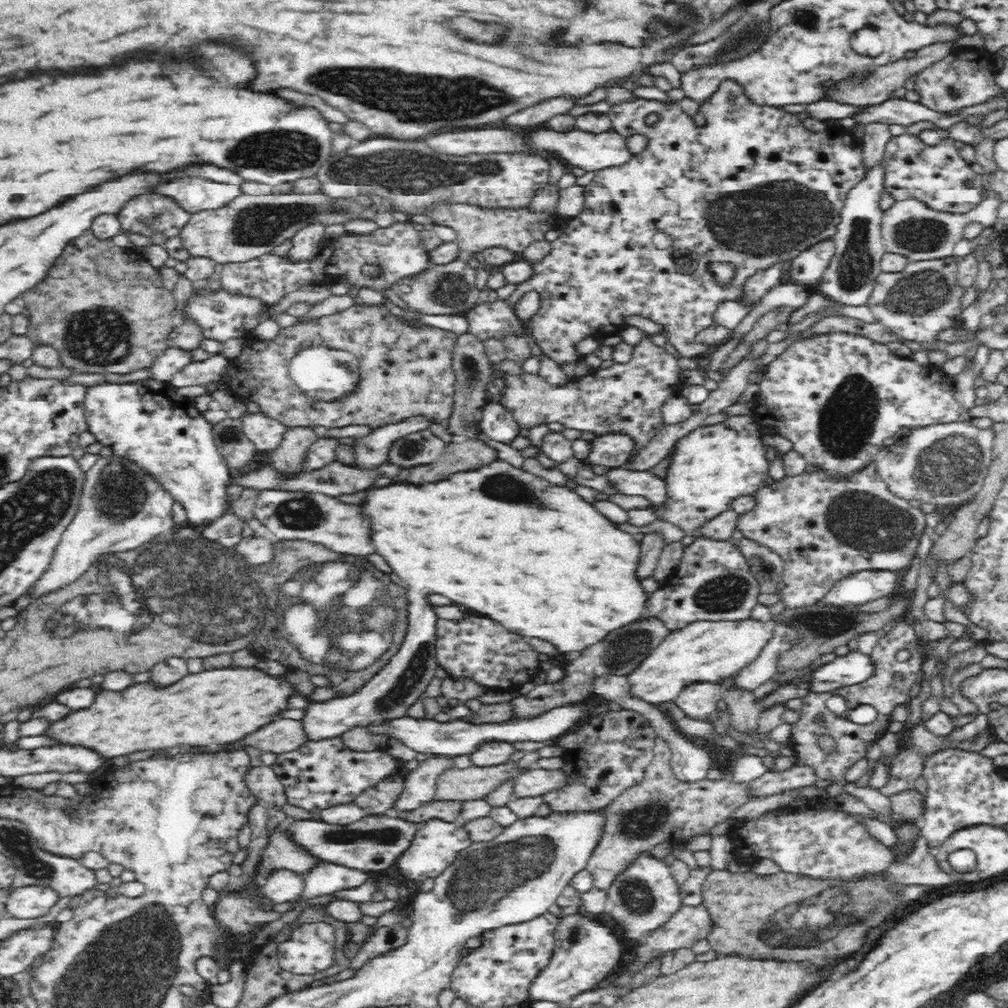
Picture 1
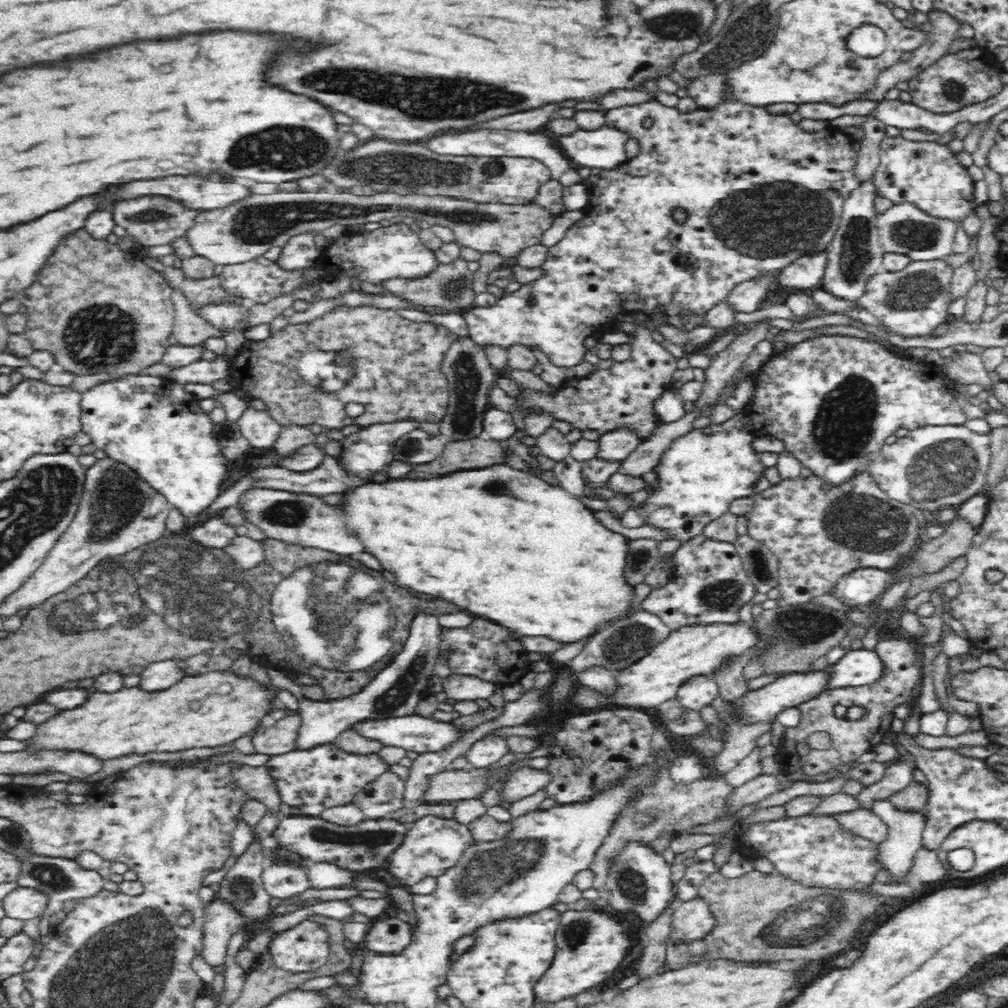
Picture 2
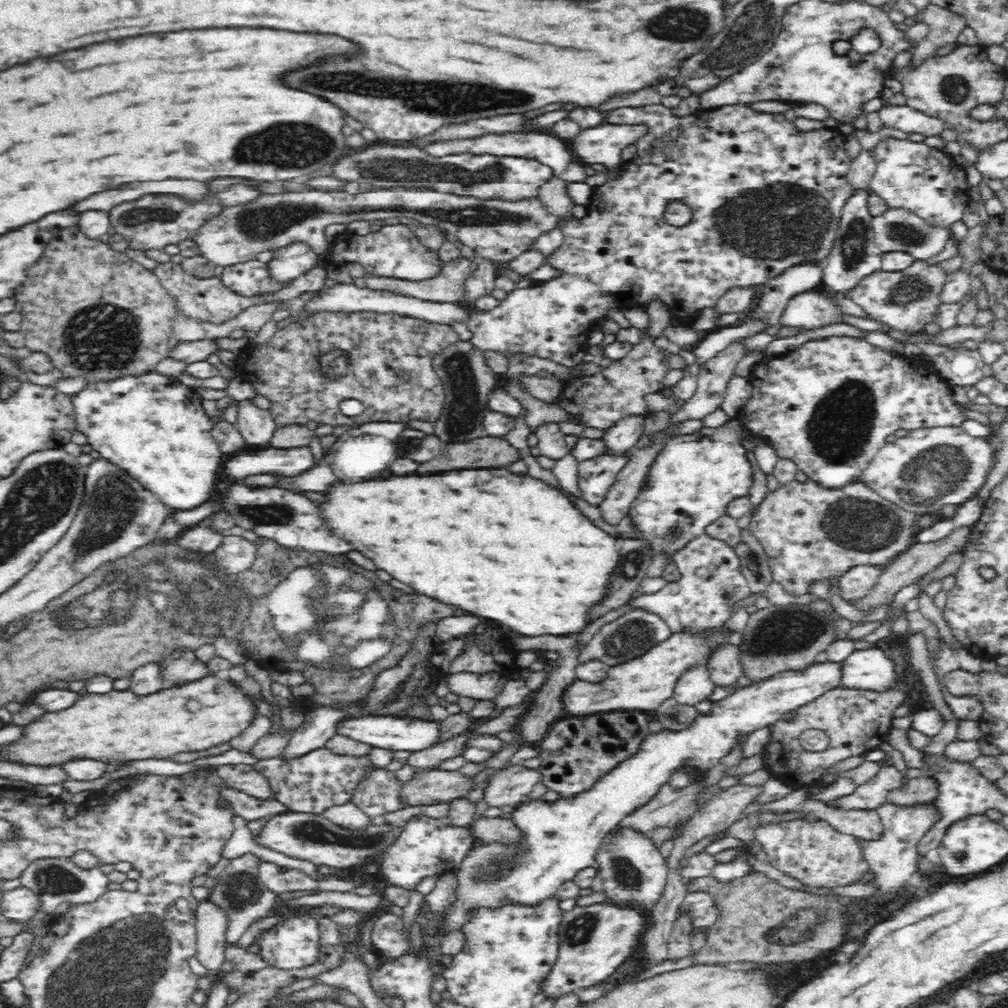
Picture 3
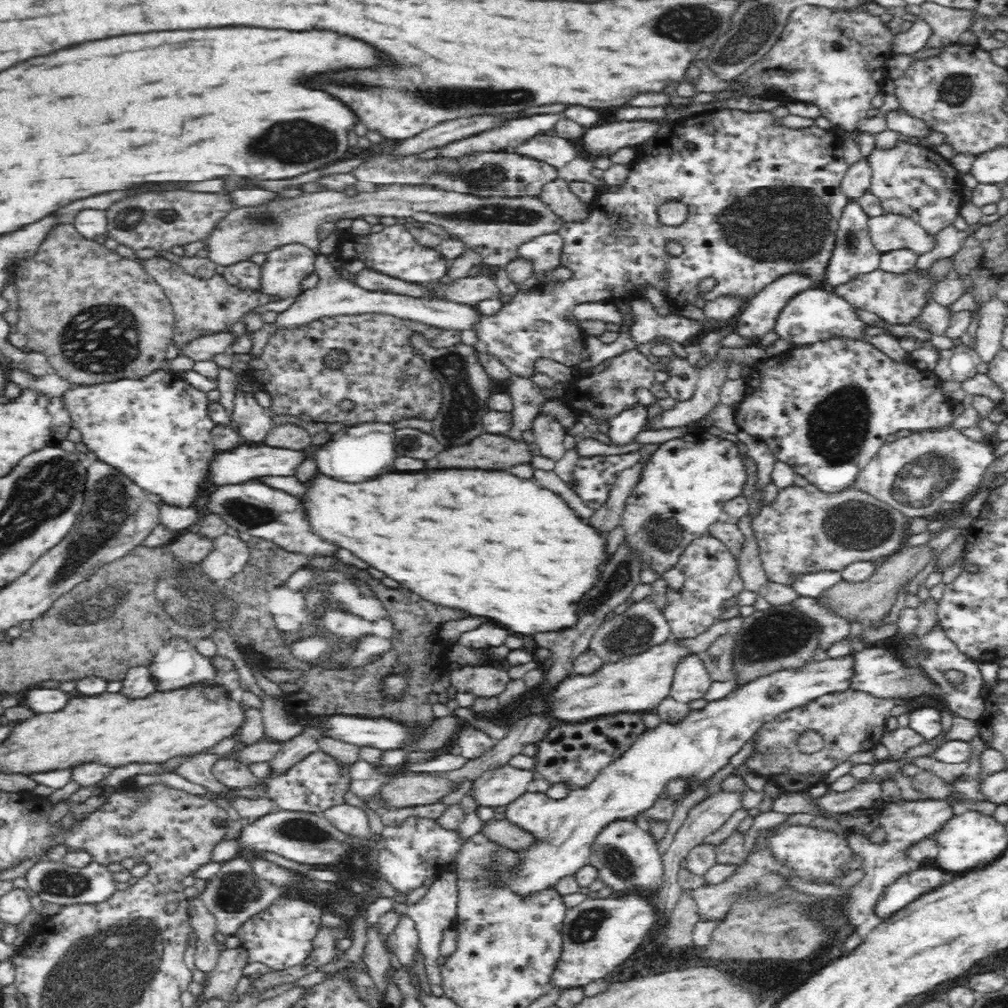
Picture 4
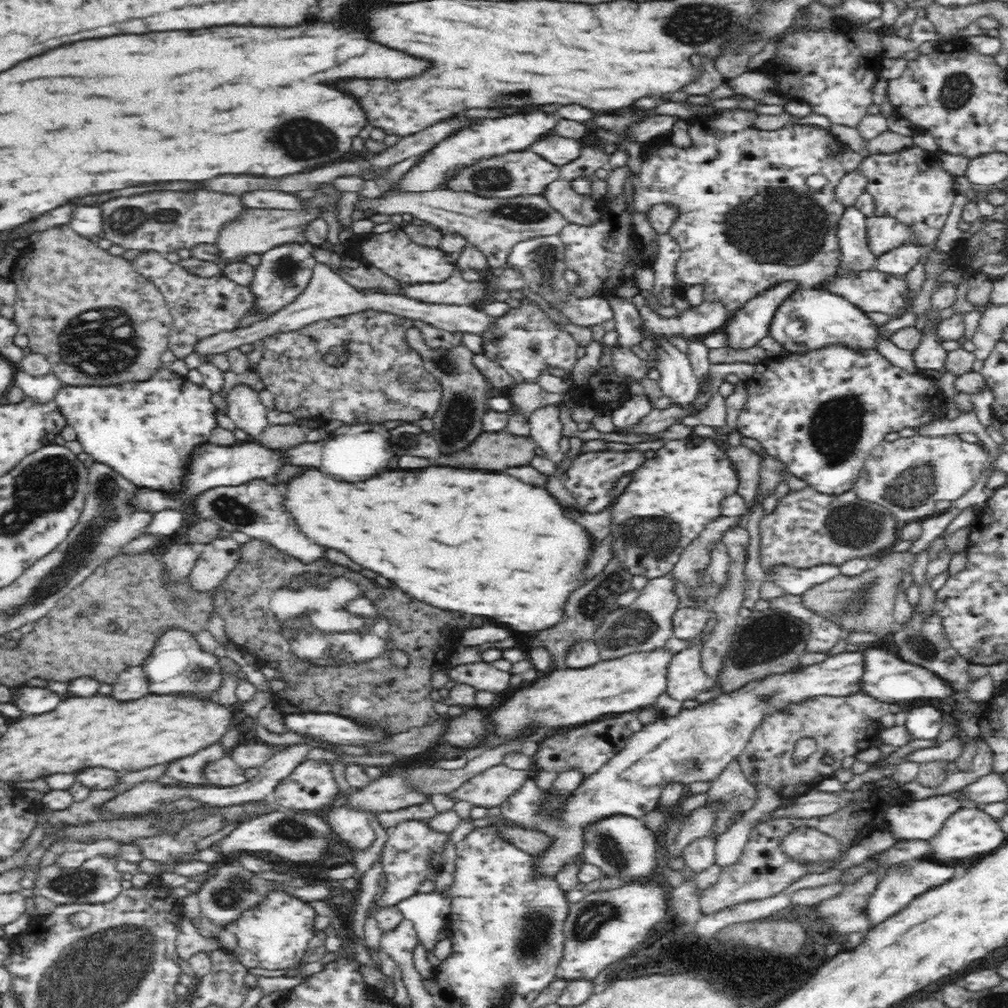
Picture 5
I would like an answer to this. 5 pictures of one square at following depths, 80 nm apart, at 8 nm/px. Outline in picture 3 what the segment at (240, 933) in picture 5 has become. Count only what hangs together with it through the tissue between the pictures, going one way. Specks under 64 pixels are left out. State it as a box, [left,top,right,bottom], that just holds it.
[255,910,321,970]

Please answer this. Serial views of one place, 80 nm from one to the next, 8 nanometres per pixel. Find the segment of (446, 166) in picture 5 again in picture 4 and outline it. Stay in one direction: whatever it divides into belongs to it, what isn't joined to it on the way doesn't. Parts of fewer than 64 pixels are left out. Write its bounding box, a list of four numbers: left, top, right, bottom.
[440,114,562,157]

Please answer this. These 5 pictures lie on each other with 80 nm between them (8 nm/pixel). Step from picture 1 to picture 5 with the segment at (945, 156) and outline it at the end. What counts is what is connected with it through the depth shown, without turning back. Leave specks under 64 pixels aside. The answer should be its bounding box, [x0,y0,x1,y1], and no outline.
[859,147,957,247]

